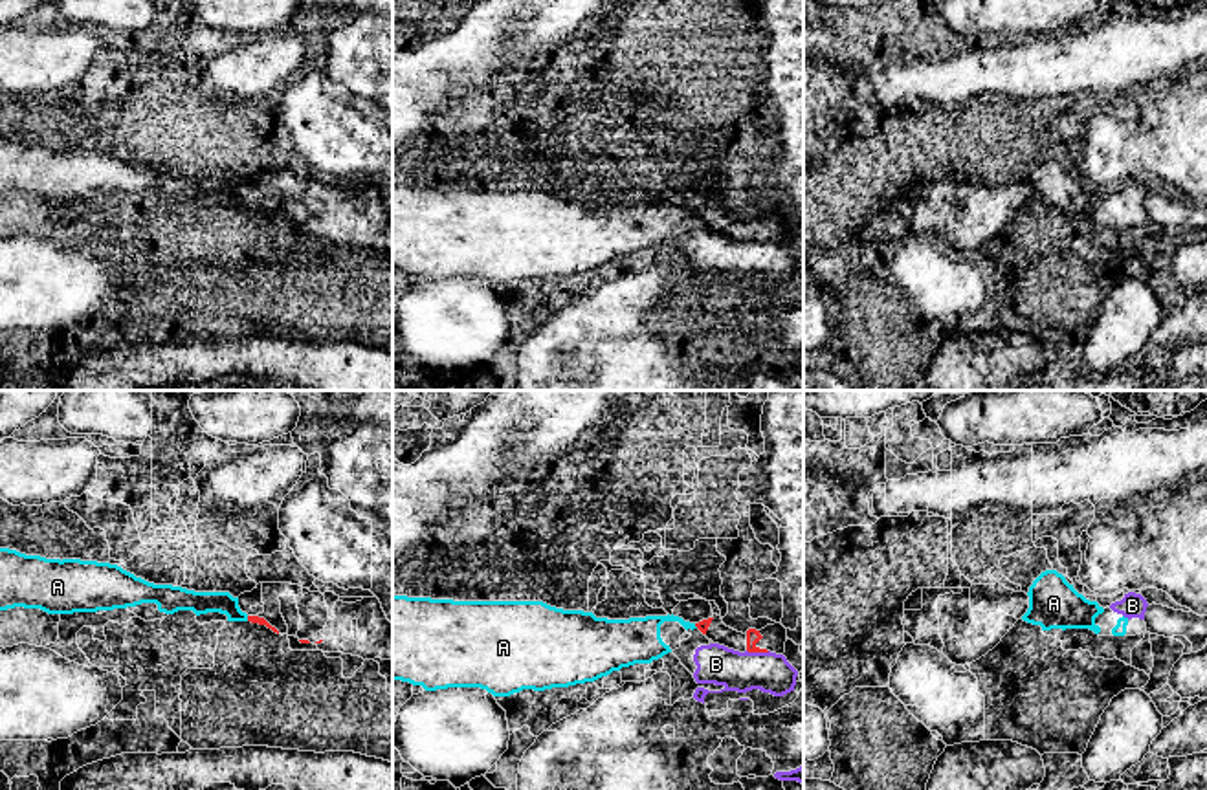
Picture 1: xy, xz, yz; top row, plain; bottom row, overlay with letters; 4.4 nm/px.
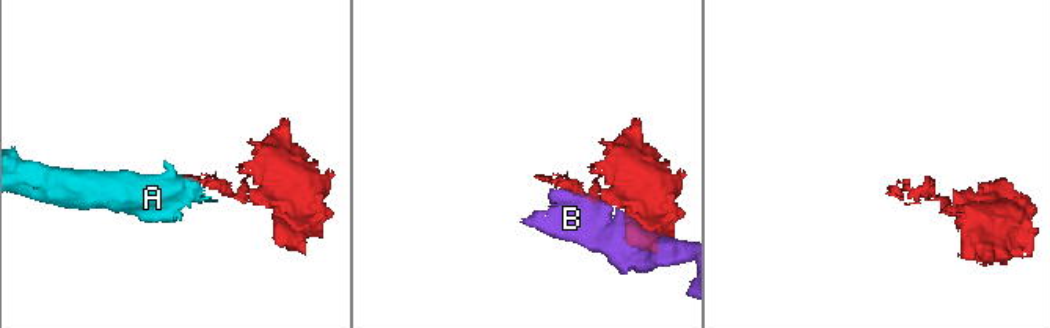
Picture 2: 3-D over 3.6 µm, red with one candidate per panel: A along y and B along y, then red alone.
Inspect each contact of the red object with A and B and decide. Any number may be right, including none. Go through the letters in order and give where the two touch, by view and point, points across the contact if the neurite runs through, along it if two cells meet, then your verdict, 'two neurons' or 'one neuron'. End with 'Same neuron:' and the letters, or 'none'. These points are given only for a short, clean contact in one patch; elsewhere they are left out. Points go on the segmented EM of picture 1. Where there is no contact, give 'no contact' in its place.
A: meets red in xy at (248, 618); border along xy (246, 616), (248, 620); two neurons
B: meets red in xz at (758, 651); two neurons
Same neuron: none

